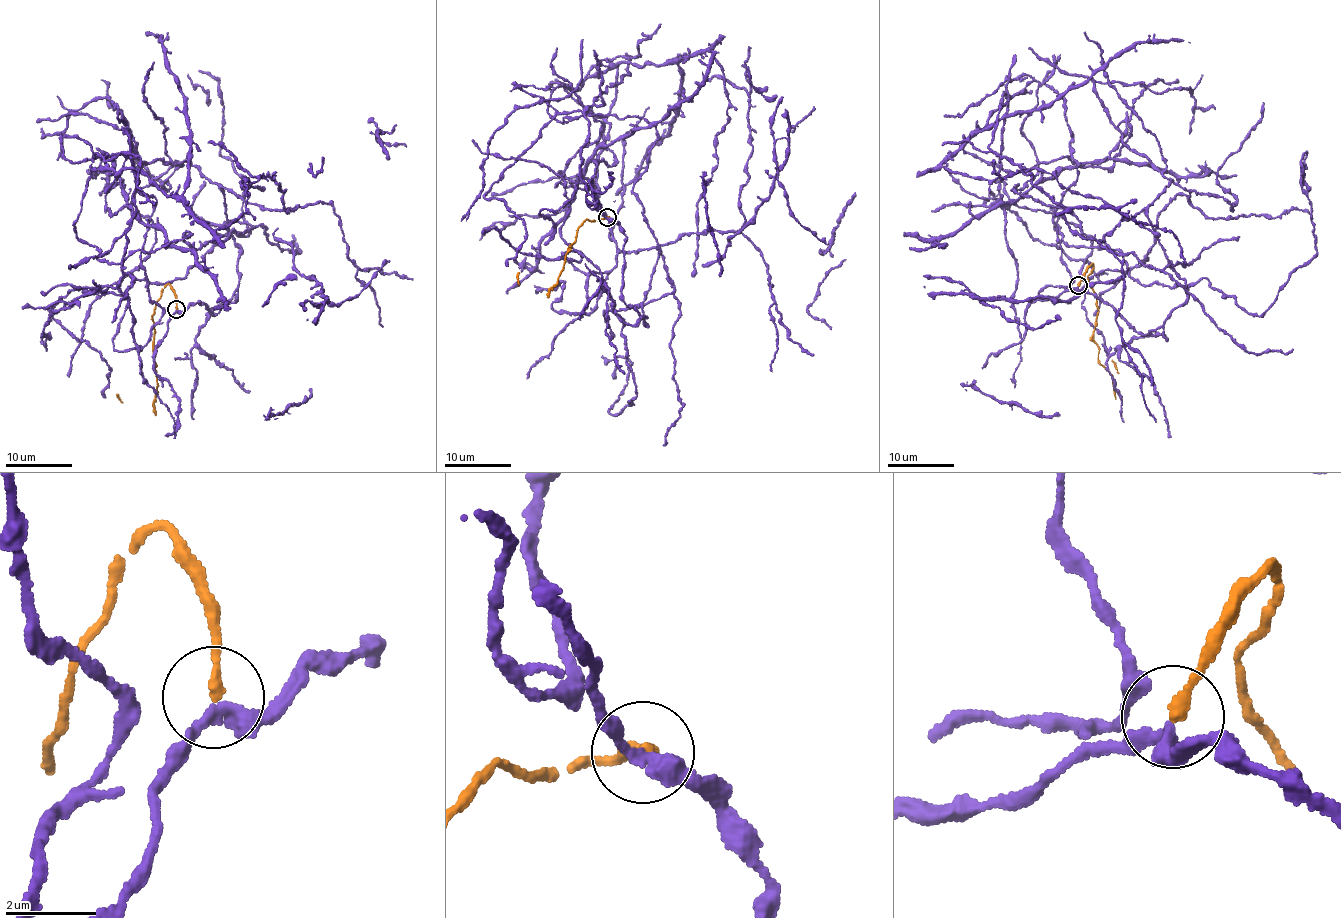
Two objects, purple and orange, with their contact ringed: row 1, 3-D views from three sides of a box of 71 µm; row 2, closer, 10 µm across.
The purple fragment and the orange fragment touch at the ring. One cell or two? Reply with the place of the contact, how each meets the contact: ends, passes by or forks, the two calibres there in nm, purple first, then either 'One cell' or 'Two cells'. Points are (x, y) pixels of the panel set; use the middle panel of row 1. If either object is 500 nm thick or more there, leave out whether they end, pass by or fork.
Place: (607, 217). At the ring purple passes by. At the ring orange ends. Thickness 300 nm (purple) against 240 nm. Two cells

